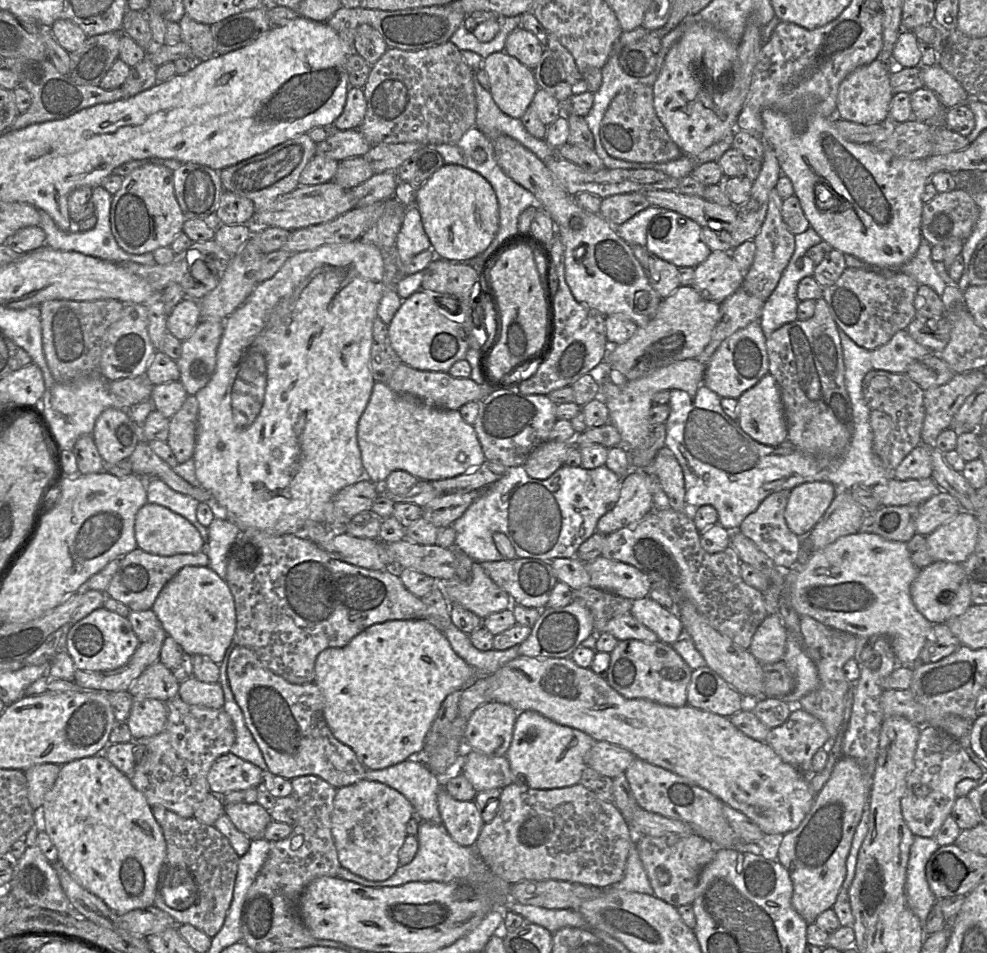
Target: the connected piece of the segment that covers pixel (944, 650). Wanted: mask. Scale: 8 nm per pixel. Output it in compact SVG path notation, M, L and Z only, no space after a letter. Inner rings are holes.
M934 624L918 656L918 663L933 663L952 654L961 646L946 624Z

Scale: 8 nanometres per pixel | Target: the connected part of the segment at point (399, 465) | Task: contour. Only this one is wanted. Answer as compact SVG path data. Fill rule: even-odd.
M377 381L358 422L357 442L364 478L378 486L395 470L432 482L462 475L486 460L473 425L463 420L459 410L432 407L412 395L396 393L386 383Z

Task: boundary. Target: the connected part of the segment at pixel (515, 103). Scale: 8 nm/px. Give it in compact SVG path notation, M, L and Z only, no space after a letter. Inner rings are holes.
M505 51L490 54L480 68L488 76L489 92L500 110L520 119L538 90L533 70Z

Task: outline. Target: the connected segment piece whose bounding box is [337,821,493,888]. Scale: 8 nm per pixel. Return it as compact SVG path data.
M421 821L416 834L418 840L418 850L411 862L400 865L395 873L388 879L382 881L371 881L340 866L337 877L361 884L366 887L393 887L406 884L408 882L442 882L448 883L455 880L471 881L472 878L482 879L482 882L489 882L493 873L477 854L474 847L462 846L458 844L448 833L447 829L441 824L429 821Z

